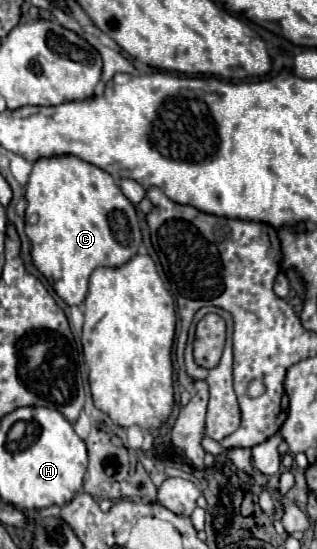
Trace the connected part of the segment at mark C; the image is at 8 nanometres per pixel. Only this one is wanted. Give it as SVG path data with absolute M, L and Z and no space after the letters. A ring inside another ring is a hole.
M78 157L38 159L26 185L26 235L32 243L34 267L48 279L58 297L66 305L82 305L88 293L88 277L96 267L122 267L128 263L142 243L142 233L134 205L124 197L118 183L106 171L80 161Z

